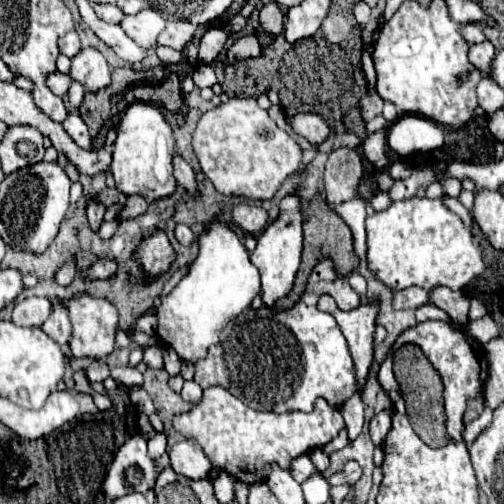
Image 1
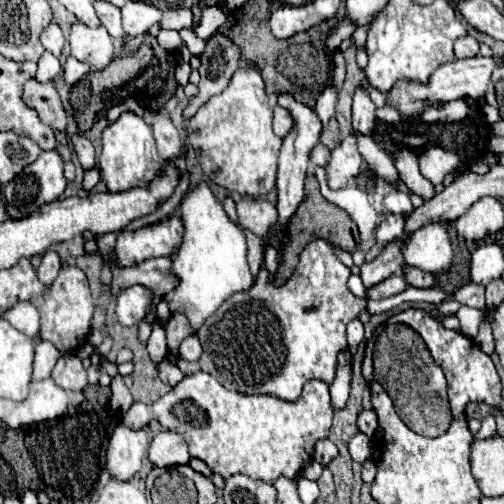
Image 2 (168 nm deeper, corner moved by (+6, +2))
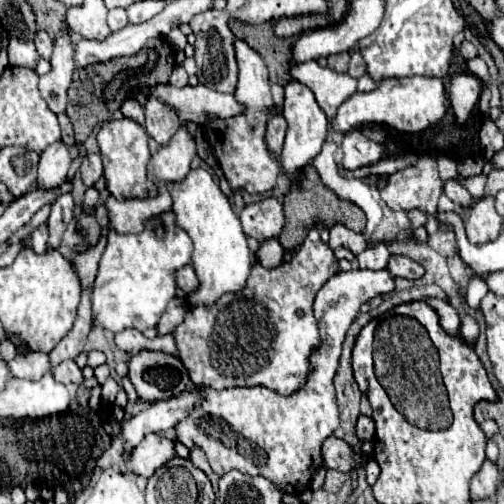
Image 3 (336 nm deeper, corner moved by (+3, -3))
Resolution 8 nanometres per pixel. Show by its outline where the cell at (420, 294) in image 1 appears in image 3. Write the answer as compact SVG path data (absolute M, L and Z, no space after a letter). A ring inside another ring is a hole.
M352 269L348 273L336 273L332 275L322 289L316 293L314 299L314 317L318 321L320 329L320 349L312 353L310 365L312 373L308 375L308 381L292 395L276 395L276 391L270 391L266 387L232 387L232 389L208 389L208 395L204 399L204 405L196 411L190 413L186 421L180 421L176 425L176 437L180 443L184 443L188 449L192 445L202 447L202 451L208 457L208 463L214 473L224 475L230 469L238 469L242 473L250 475L262 475L270 479L278 489L282 489L288 495L302 495L310 487L312 475L322 467L322 455L320 447L326 437L332 435L332 431L338 427L338 407L336 407L336 397L334 397L334 373L338 369L338 359L340 359L340 349L344 343L344 335L352 321L356 319L362 303L370 301L376 295L386 295L394 289L394 279L386 269L372 271L372 269Z

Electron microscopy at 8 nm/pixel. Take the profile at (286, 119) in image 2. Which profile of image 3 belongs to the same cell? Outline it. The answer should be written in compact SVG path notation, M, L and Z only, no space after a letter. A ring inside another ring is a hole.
M278 113L270 117L266 125L266 145L274 157L280 155L280 149L284 145L284 135L286 135L286 119Z

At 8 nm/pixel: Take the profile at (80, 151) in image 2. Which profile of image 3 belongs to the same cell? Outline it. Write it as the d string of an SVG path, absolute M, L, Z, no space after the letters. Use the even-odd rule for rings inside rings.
M88 153L80 165L80 175L82 183L86 187L92 187L100 177L102 177L102 161L98 153Z

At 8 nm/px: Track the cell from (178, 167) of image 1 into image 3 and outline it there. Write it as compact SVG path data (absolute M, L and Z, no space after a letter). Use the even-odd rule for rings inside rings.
M148 101L144 105L144 113L146 113L144 127L146 127L148 135L154 137L158 141L158 145L166 145L180 127L180 119L176 117L176 111L168 109L168 105L164 105L164 103Z

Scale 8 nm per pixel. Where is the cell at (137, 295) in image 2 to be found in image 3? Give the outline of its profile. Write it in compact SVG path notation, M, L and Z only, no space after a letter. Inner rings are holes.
M166 211L162 215L156 215L152 219L148 219L144 223L144 231L142 233L116 233L114 229L108 231L108 243L104 249L104 255L100 259L100 269L96 275L96 283L92 289L92 315L94 319L108 331L118 333L124 331L128 327L138 329L138 331L146 331L148 327L154 327L162 313L166 311L168 301L176 295L176 271L182 269L184 265L190 263L192 257L192 241L190 237L176 225L174 221L174 213Z

